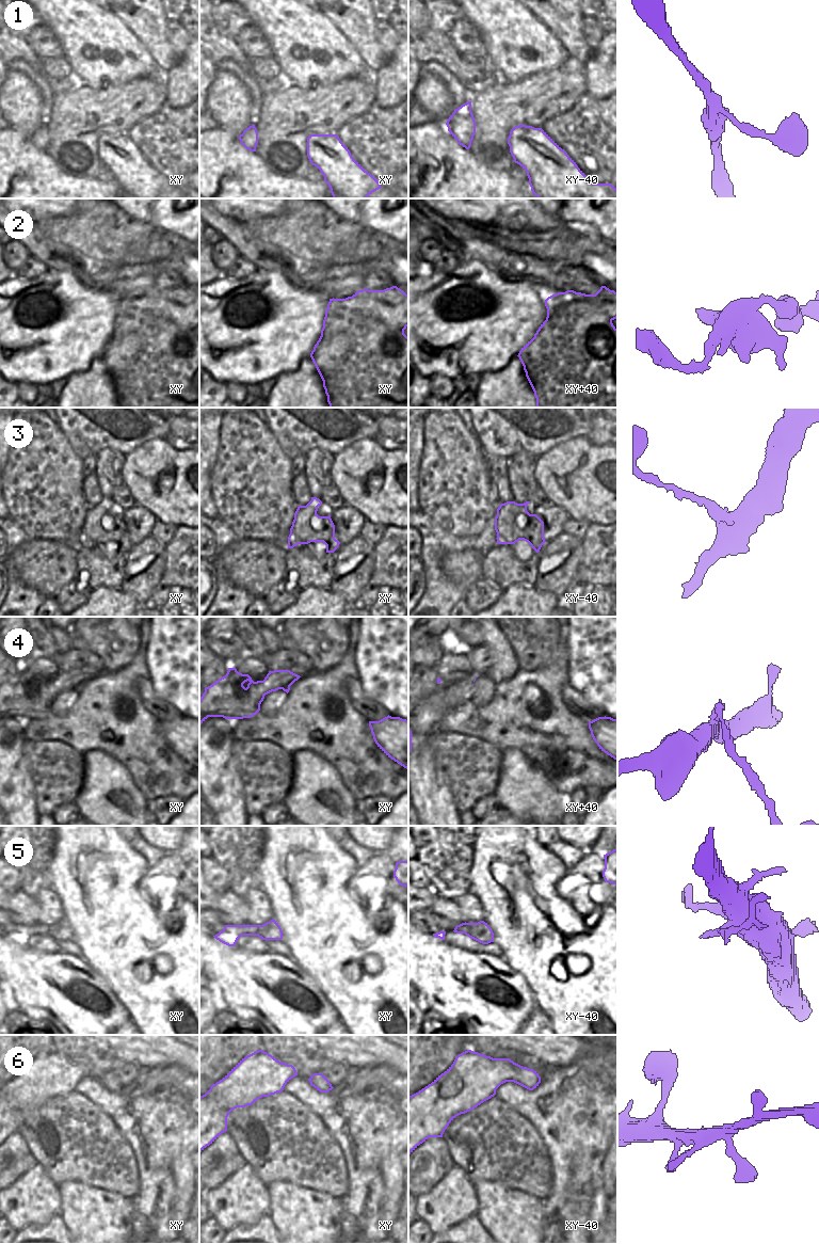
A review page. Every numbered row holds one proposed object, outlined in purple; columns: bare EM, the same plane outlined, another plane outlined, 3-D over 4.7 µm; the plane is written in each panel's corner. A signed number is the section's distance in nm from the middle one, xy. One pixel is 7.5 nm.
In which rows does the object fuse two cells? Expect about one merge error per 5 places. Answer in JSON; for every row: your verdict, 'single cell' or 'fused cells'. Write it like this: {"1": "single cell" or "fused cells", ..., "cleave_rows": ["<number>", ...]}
{"1": "single cell", "2": "fused cells", "3": "fused cells", "4": "fused cells", "5": "single cell", "6": "single cell", "cleave_rows": ["2", "3", "4"]}

